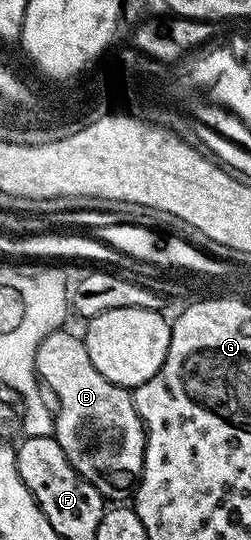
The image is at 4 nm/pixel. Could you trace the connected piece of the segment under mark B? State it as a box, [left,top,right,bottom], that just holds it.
[34,331,146,498]

